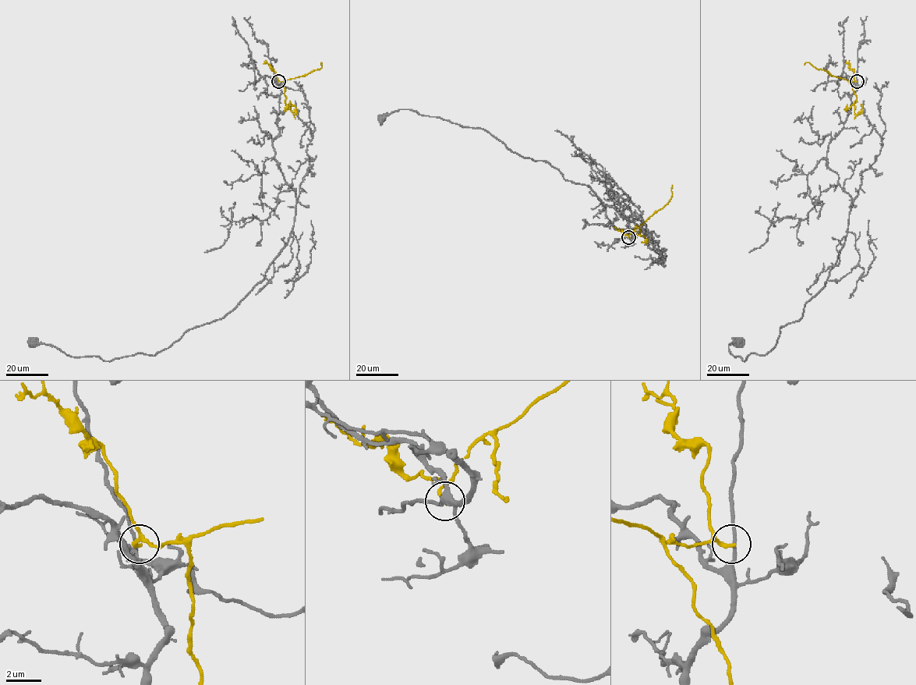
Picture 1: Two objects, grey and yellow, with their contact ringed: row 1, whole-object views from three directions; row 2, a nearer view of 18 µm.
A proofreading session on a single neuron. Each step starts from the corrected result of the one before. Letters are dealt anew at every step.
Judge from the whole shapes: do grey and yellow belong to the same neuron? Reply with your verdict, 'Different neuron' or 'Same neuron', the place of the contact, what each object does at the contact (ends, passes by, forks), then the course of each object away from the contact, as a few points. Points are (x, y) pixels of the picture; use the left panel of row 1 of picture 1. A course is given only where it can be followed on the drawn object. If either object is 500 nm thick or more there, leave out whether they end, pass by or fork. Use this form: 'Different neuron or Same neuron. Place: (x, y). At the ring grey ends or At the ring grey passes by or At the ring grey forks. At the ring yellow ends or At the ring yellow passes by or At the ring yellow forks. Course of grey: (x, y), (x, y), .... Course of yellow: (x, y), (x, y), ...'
Different neuron. Place: (278, 81). At the ring grey passes by. At the ring yellow ends. Course of grey: (278, 81), (274, 159), (296, 205), (288, 244), (265, 278), (222, 318), (153, 355), (107, 361), (31, 342). Course of yellow: (278, 81), (305, 76), (320, 68), (322, 64)

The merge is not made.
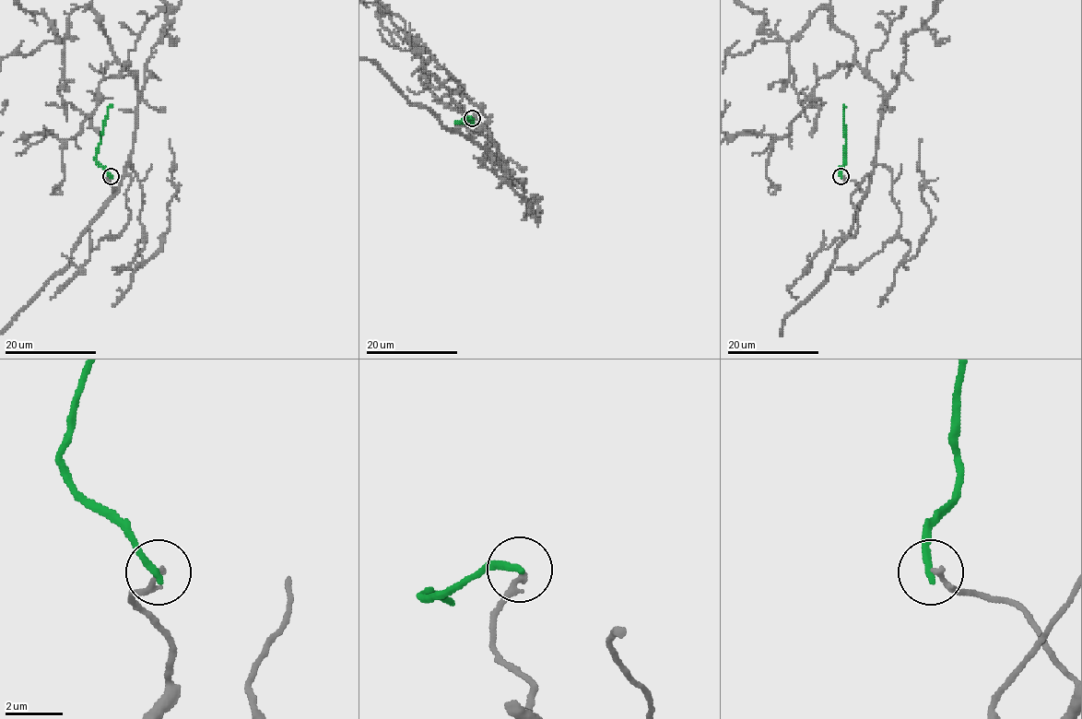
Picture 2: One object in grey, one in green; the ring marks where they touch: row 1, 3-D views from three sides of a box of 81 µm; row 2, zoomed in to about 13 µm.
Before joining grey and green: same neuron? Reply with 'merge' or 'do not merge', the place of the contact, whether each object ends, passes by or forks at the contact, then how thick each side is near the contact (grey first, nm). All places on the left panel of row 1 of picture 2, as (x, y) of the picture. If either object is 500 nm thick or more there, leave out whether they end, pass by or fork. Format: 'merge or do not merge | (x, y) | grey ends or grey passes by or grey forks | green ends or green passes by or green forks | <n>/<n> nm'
do not merge | (111, 176) | grey ends | green ends | 240/280 nm

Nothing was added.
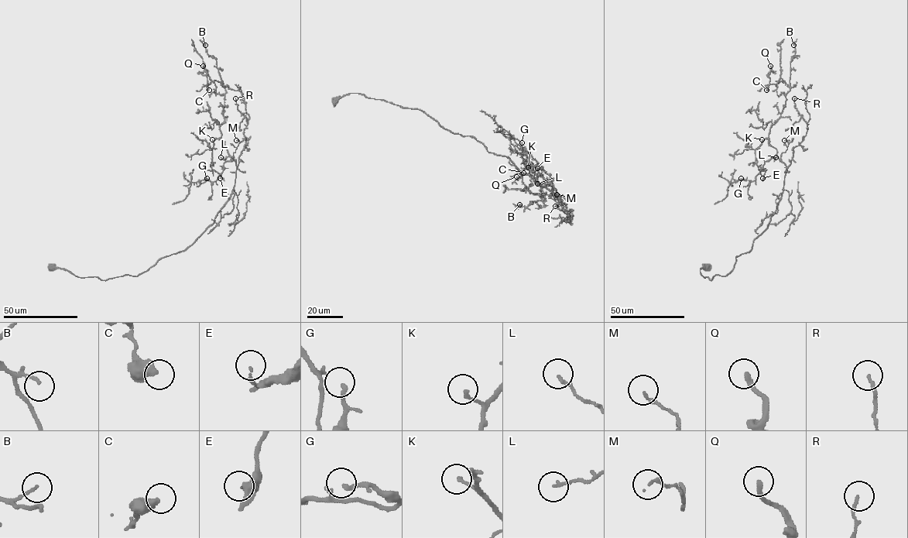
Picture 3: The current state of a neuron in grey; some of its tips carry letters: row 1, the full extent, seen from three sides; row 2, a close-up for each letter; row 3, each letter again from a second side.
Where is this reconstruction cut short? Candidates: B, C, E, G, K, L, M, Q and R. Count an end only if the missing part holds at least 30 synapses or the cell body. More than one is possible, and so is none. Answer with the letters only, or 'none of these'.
Q

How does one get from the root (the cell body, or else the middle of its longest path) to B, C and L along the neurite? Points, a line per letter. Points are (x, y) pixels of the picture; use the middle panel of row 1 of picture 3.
B: (335, 100), (360, 93), (419, 109), (556, 191), (538, 175), (544, 199), (519, 204)
C: (335, 100), (360, 93), (423, 111), (507, 156), (556, 197), (541, 175), (544, 199), (533, 194), (523, 173)
L: (335, 100), (360, 93), (419, 109), (443, 128), (507, 156), (556, 197), (551, 186), (537, 183)

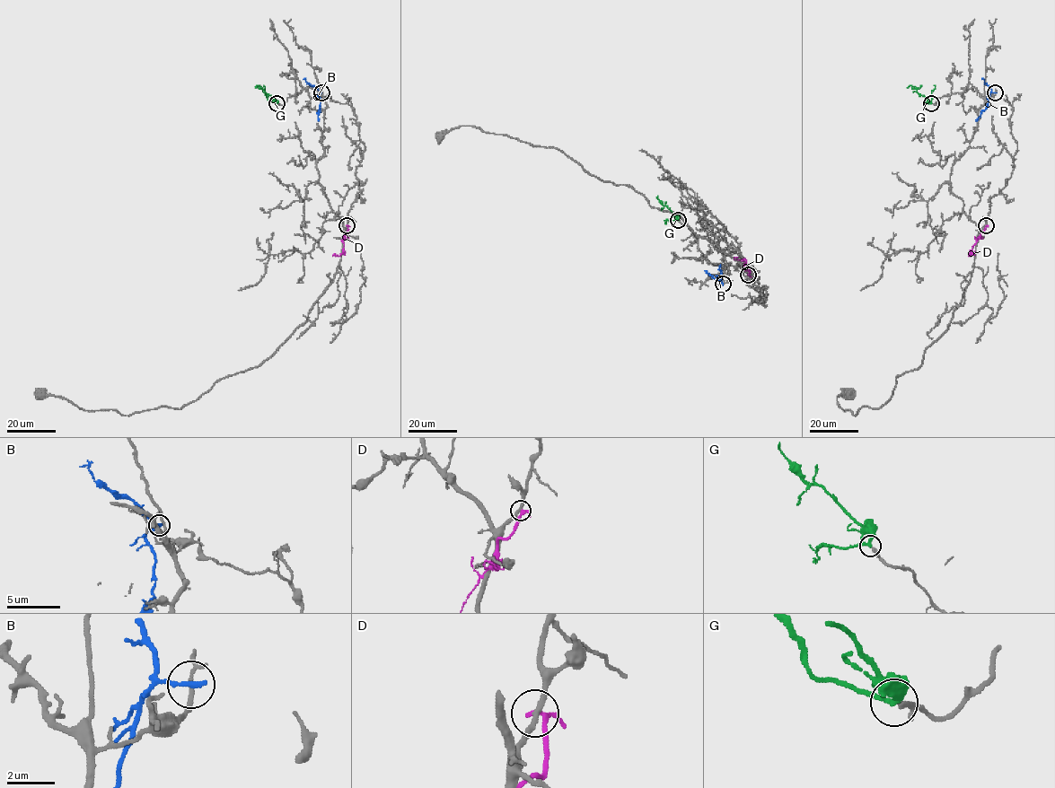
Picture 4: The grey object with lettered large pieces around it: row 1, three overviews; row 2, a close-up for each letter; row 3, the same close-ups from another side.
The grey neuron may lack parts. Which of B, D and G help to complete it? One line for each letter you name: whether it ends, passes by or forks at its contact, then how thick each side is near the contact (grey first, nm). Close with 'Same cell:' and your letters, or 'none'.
G: It passes by. Thickness 160 nm (grey) against 190 nm
Same cell: G

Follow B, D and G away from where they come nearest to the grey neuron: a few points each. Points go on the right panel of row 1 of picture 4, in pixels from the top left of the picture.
B: (995, 92), (990, 94), (987, 107), (976, 120)
D: (986, 225), (971, 256)
G: (931, 103), (917, 91), (917, 88), (909, 85), (907, 88)

